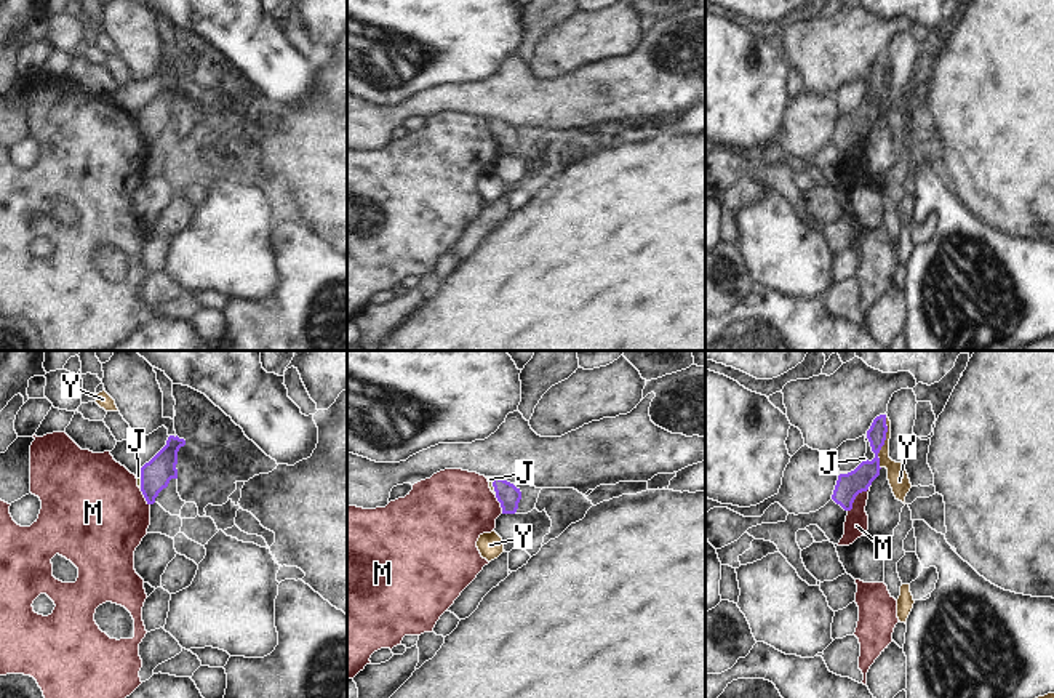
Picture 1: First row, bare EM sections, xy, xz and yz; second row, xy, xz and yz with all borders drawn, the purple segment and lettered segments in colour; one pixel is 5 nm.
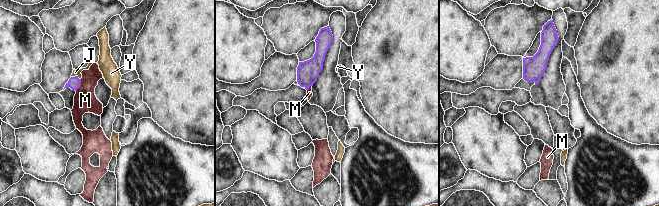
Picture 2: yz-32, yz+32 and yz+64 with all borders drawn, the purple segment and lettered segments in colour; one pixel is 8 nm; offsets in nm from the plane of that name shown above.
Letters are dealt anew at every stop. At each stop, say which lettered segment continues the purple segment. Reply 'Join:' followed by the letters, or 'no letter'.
Join: J

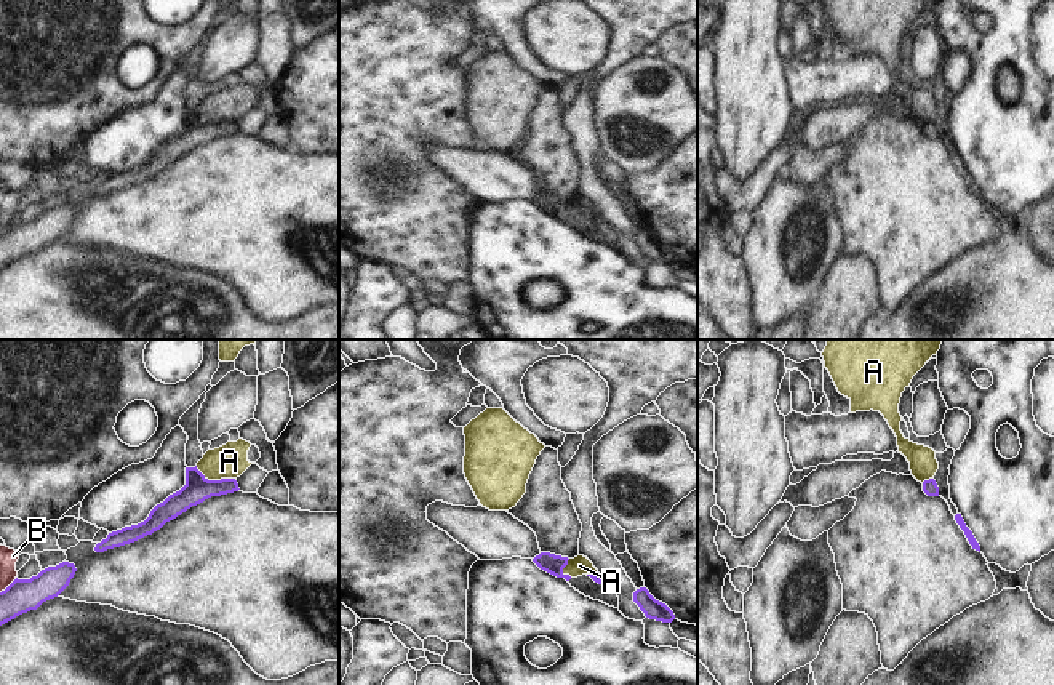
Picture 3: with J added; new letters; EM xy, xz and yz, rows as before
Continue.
Join: no letter

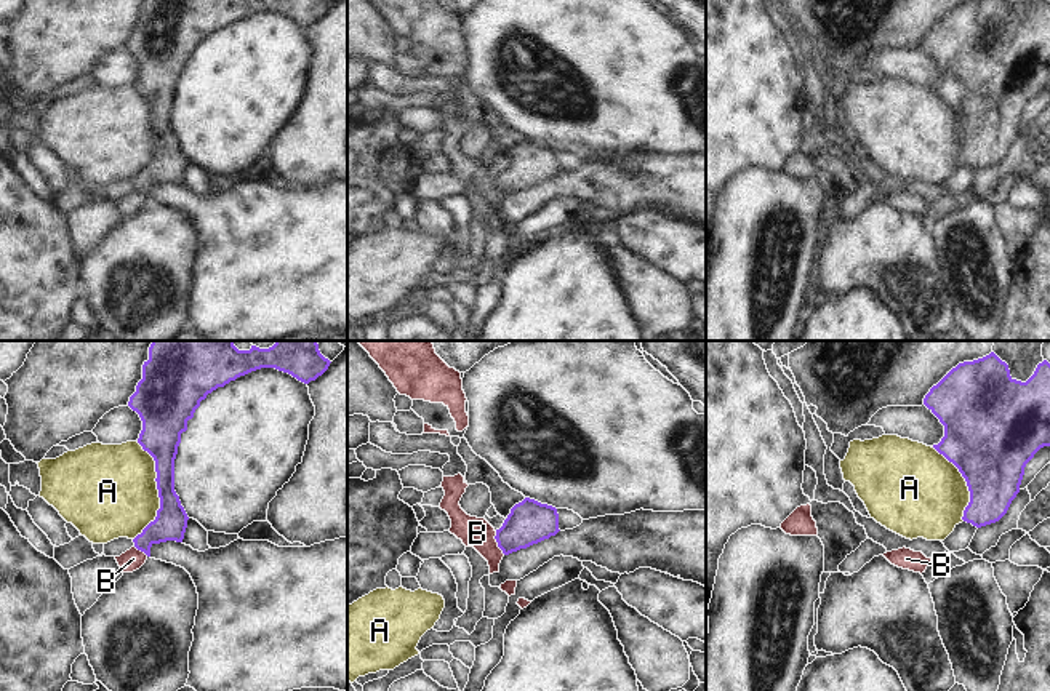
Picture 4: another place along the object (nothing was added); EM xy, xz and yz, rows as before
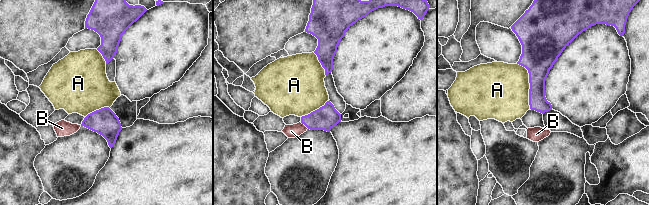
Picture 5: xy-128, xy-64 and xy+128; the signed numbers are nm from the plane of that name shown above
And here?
Join: no letter

